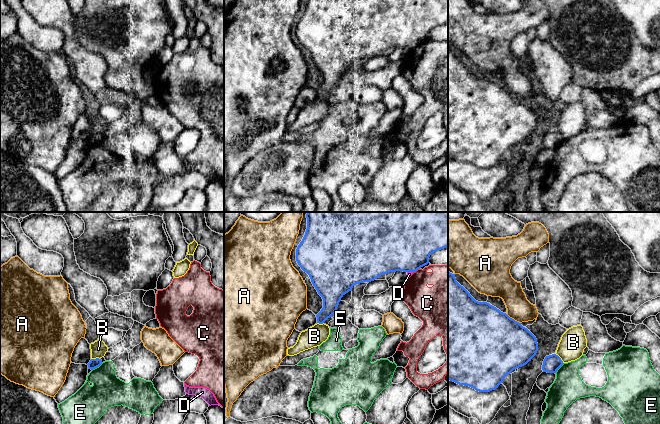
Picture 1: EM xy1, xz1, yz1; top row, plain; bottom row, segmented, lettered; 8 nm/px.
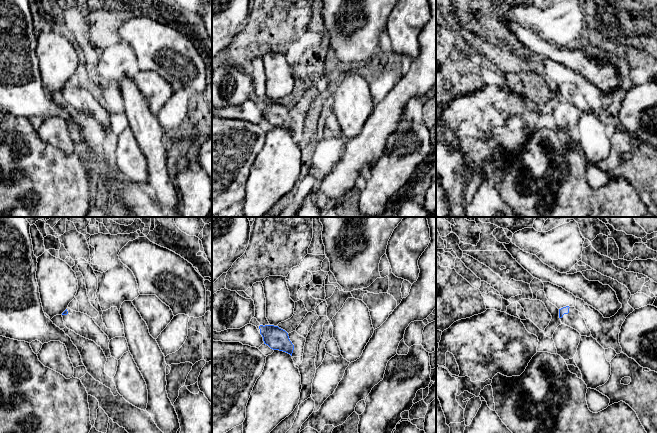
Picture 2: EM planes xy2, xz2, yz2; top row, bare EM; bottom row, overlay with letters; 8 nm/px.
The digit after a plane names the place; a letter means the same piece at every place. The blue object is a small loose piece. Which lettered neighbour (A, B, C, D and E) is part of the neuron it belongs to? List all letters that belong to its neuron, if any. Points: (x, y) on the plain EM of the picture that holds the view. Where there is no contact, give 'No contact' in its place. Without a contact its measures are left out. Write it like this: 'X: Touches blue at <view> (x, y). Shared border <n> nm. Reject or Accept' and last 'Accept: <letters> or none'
A: Touches blue at yz1 (513, 95). Shared border 140 nm. Reject
B: Touches blue at yz1 (560, 134). Shared border 110 nm. Reject
C: Touches blue at xz1 (416, 46). Shared border 70 nm. Reject
D: Touches blue at xz1 (410, 47). Shared border 60 nm. Reject
E: Touches blue at xy1 (97, 142). Shared border 110 nm. Reject
Accept: none

